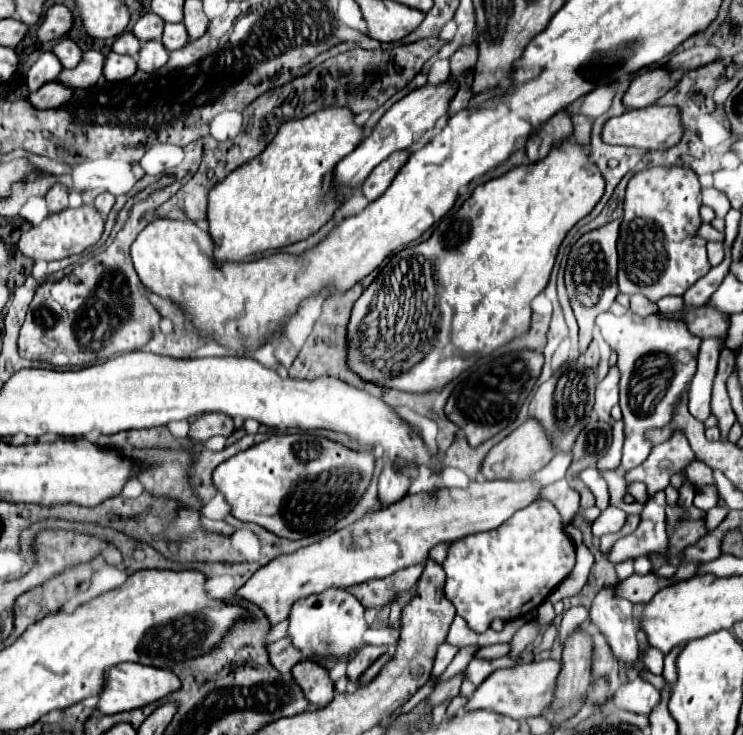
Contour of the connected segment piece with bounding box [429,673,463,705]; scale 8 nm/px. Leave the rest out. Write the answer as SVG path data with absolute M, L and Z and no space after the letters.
M463 673L455 675L455 677L447 679L447 681L441 681L441 683L435 687L435 691L429 695L429 701L431 701L433 705L439 705L439 703L445 701L447 697L455 697L455 695L459 693L459 689L461 689L461 683L463 683Z

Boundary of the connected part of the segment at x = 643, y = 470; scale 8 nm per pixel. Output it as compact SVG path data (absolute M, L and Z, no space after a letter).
M675 429L671 435L671 441L665 441L663 445L657 445L647 461L643 461L639 467L635 467L631 473L627 473L627 483L631 481L641 481L647 485L647 495L649 499L657 493L663 491L669 485L671 475L683 471L691 461L695 459L687 437Z

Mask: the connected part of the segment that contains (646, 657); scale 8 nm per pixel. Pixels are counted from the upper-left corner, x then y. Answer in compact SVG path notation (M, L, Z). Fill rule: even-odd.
M649 645L643 653L639 651L639 659L643 659L643 665L651 673L655 673L655 675L663 673L663 653L659 653L659 649L655 649L653 645Z

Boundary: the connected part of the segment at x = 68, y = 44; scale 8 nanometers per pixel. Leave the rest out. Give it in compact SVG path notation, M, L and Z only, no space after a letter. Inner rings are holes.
M69 37L59 39L59 41L51 47L51 51L59 57L59 61L61 61L61 65L63 65L65 69L73 69L75 65L79 65L79 61L81 61L81 57L83 57L83 51L81 51Z

